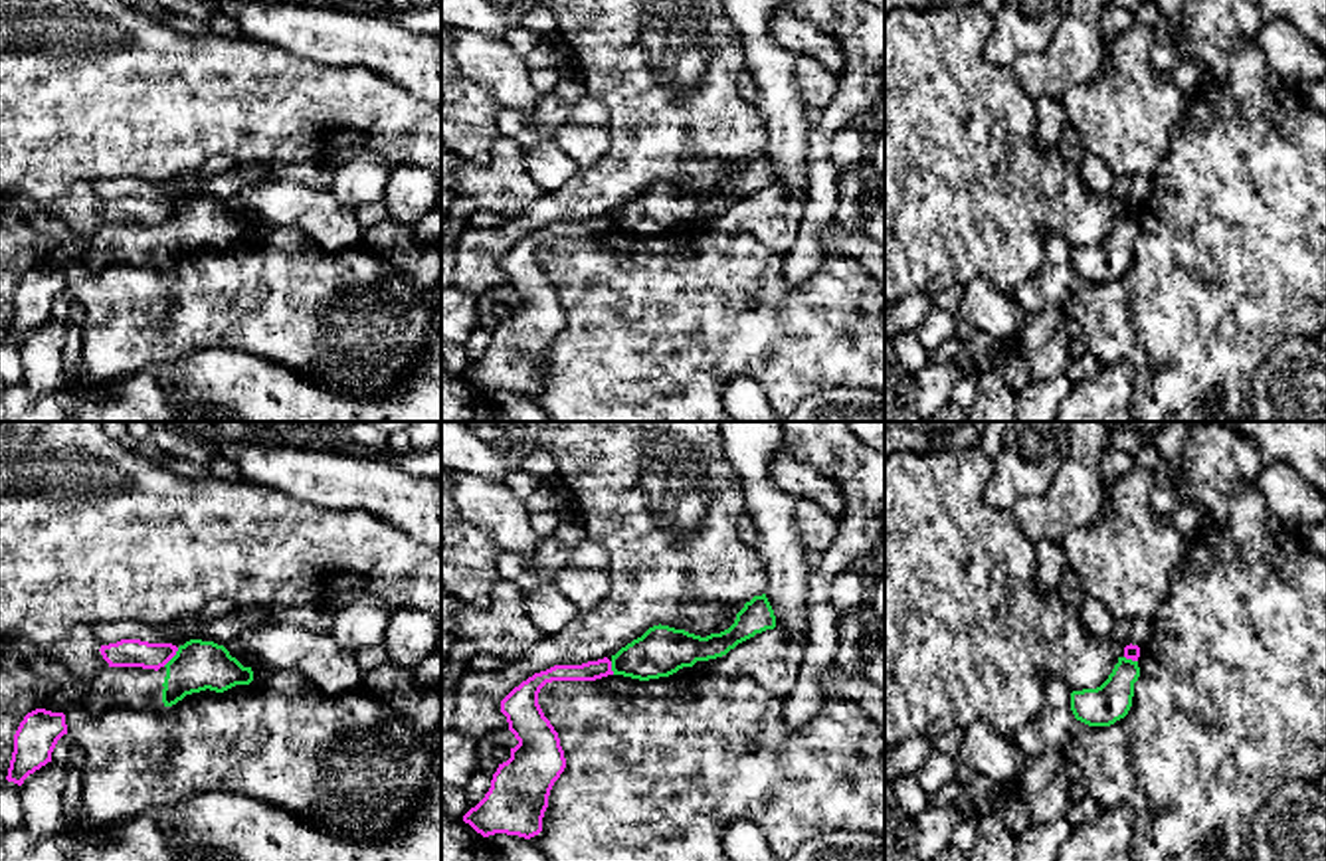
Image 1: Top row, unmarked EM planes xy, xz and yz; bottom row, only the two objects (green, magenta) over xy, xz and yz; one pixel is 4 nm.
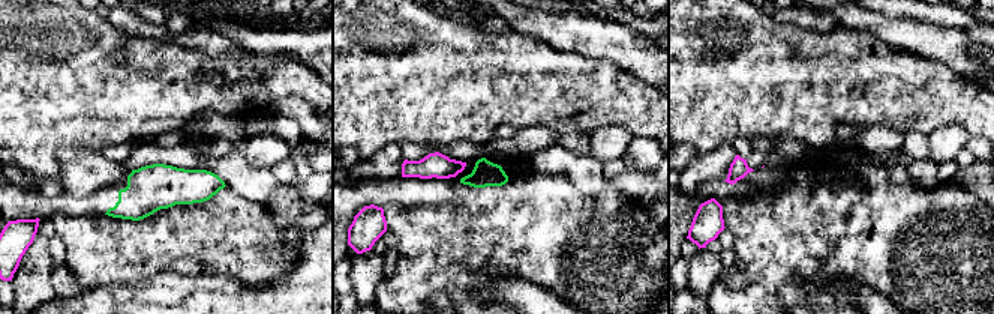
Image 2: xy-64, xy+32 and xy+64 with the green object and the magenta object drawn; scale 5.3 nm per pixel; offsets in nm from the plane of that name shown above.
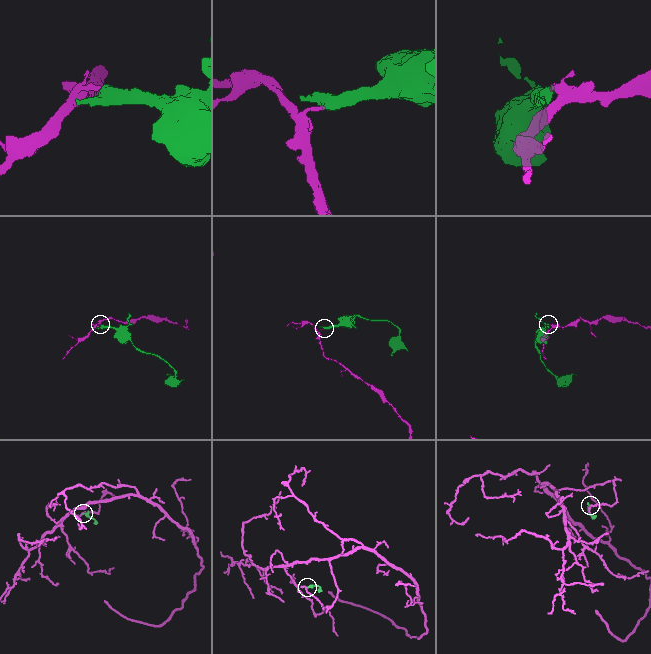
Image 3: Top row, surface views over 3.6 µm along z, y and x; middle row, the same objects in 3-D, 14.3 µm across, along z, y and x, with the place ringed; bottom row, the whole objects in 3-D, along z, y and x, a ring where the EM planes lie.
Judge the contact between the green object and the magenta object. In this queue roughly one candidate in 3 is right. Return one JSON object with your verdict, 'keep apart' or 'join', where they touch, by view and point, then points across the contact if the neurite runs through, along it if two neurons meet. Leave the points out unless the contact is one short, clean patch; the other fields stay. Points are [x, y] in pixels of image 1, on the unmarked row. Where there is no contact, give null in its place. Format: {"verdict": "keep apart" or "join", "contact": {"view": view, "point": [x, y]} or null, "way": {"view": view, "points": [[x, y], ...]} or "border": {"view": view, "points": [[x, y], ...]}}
{"verdict": "keep apart", "contact": {"view": "xy", "point": [173, 214]}, "border": {"view": "xy", "points": [[179, 204], [163, 222]]}}

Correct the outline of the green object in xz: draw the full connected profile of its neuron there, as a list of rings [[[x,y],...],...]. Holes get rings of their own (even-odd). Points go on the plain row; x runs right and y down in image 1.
[[[766,150],[754,152],[720,190],[701,194],[661,180],[649,184],[612,212],[612,228],[639,238],[669,234],[697,218],[722,214],[738,200],[774,184],[776,172]]]

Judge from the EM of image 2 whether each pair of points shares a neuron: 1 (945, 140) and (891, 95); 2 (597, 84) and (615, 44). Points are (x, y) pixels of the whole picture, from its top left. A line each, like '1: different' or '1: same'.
1: different
2: different

